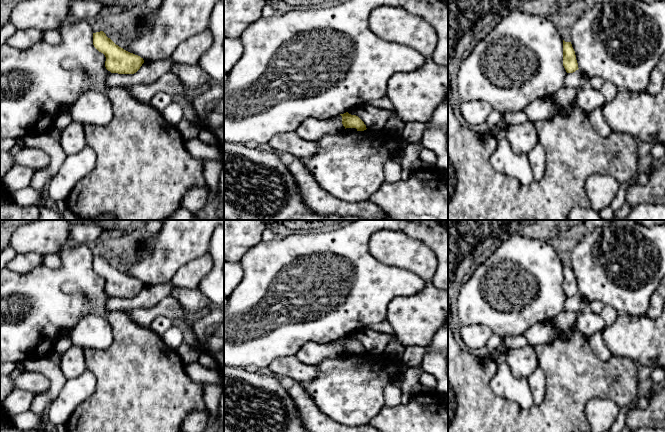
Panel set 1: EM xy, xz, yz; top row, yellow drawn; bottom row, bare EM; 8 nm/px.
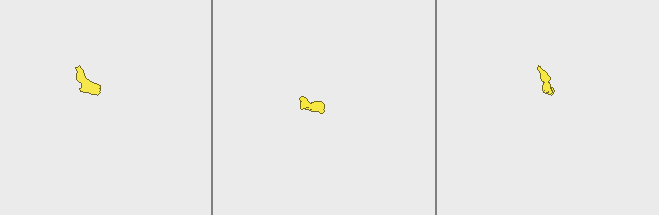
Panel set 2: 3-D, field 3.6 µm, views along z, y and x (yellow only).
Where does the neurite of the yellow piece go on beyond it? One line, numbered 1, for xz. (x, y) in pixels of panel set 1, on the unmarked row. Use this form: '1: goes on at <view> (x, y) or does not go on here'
1: does not go on here

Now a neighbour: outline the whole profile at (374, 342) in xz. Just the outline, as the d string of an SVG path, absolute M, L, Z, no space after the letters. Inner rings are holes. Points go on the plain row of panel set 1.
M368 328L353 332L348 335L351 339L358 340L366 349L367 354L383 354L389 340L393 335L380 333Z

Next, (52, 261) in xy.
M48 254L43 256L42 265L50 269L56 269L61 265L61 261L58 254Z

